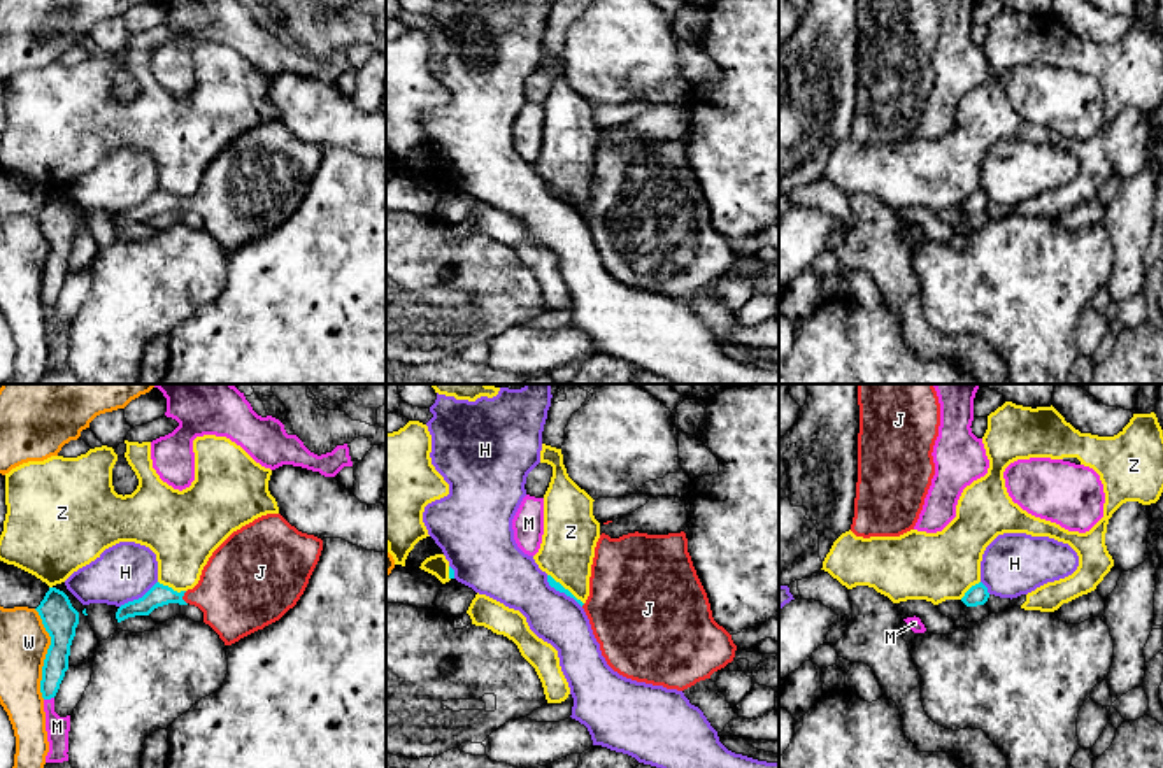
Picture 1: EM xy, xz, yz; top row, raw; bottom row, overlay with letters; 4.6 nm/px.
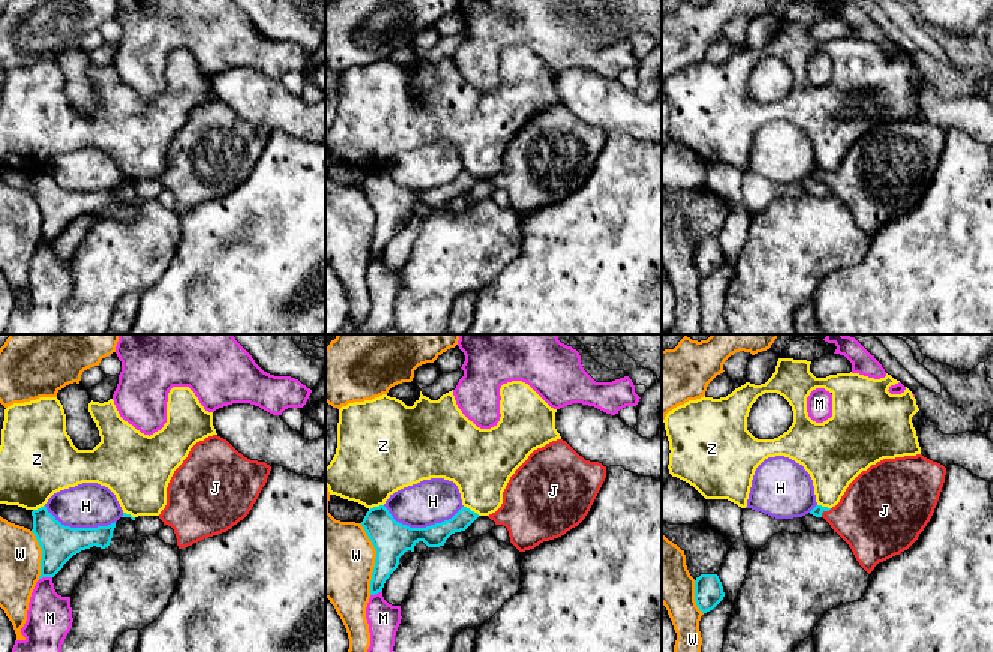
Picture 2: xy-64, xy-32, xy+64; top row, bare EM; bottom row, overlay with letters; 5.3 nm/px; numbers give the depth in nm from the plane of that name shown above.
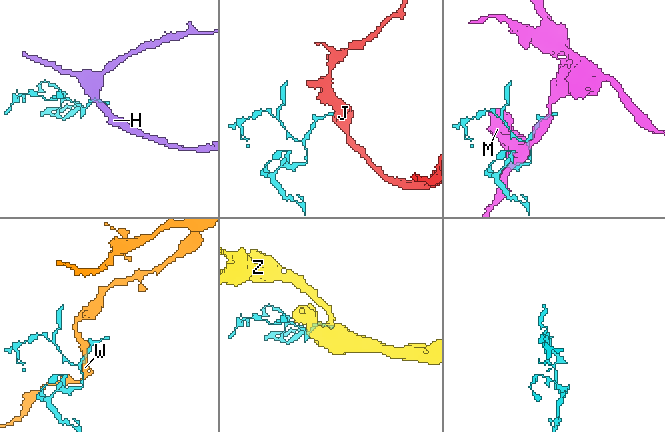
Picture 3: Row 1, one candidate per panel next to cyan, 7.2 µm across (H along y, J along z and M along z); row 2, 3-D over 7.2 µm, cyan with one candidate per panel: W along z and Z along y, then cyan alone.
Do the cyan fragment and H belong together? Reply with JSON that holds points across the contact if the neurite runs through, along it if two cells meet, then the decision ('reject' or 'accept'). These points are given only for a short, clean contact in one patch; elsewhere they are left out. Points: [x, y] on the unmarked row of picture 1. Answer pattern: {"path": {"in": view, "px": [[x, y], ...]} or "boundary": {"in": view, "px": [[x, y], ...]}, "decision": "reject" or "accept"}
{"decision": "reject"}

